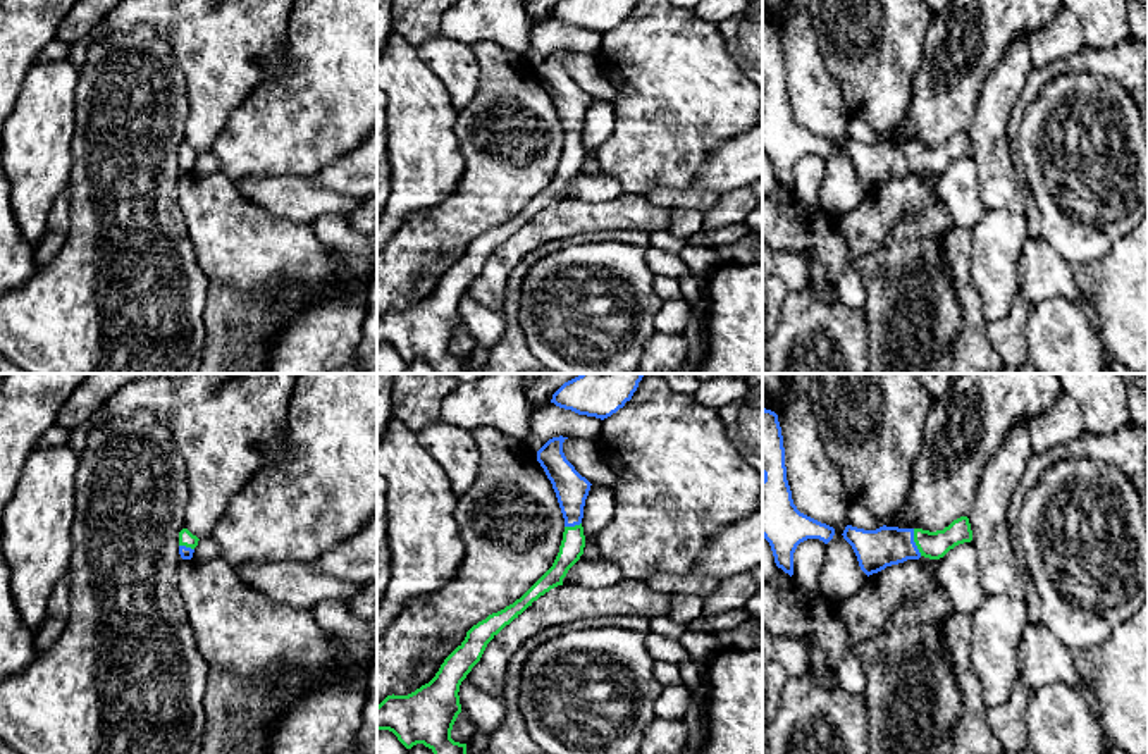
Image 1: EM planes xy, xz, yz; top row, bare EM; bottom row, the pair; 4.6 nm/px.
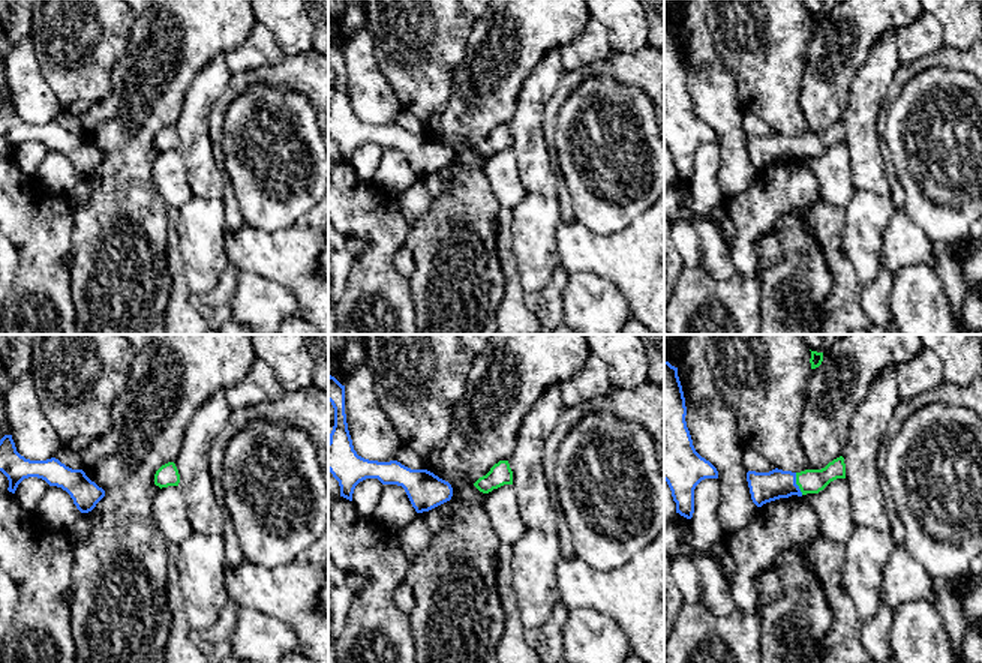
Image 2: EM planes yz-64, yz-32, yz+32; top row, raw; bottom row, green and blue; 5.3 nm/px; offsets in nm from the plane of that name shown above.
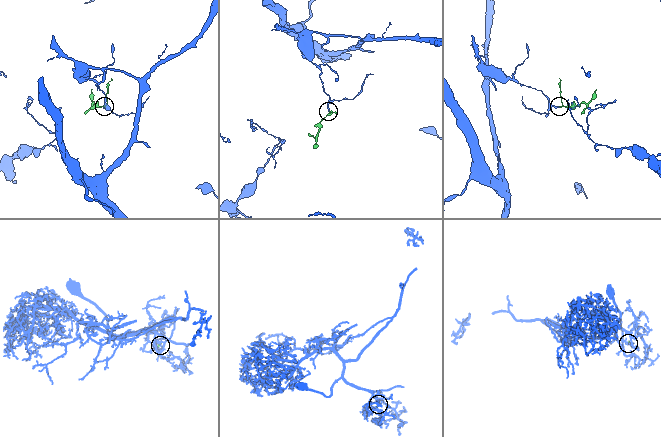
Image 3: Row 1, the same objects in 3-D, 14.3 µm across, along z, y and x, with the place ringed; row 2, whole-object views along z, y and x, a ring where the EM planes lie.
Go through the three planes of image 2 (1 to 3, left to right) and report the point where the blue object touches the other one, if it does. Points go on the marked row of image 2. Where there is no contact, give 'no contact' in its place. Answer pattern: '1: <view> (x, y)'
1: no contact
2: no contact
3: yz+32 (796, 483)

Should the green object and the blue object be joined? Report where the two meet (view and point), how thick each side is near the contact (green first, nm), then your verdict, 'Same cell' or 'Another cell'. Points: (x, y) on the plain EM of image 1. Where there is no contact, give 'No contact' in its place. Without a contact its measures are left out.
Touches green at yz (916, 157). Thickness 130 nm (green) against 190 nm. Same cell

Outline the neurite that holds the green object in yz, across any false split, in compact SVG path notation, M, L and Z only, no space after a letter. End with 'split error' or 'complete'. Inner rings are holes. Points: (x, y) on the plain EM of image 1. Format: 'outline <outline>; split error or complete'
outline M960 131L936 146L886 139L864 145L847 139L842 150L852 160L861 184L867 191L886 181L919 174L921 170L940 174L955 160L972 155L967 131Z; split error

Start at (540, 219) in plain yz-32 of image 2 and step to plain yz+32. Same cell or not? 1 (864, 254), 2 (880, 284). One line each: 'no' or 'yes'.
1: yes
2: no

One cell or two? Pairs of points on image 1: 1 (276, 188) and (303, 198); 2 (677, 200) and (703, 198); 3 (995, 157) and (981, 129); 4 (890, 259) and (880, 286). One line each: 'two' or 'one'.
1: one
2: one
3: one
4: one

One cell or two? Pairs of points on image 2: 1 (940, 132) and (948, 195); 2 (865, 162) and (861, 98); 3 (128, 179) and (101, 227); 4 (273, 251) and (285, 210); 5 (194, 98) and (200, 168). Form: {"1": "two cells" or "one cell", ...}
{"1": "one cell", "2": "one cell", "3": "one cell", "4": "two cells", "5": "one cell"}

